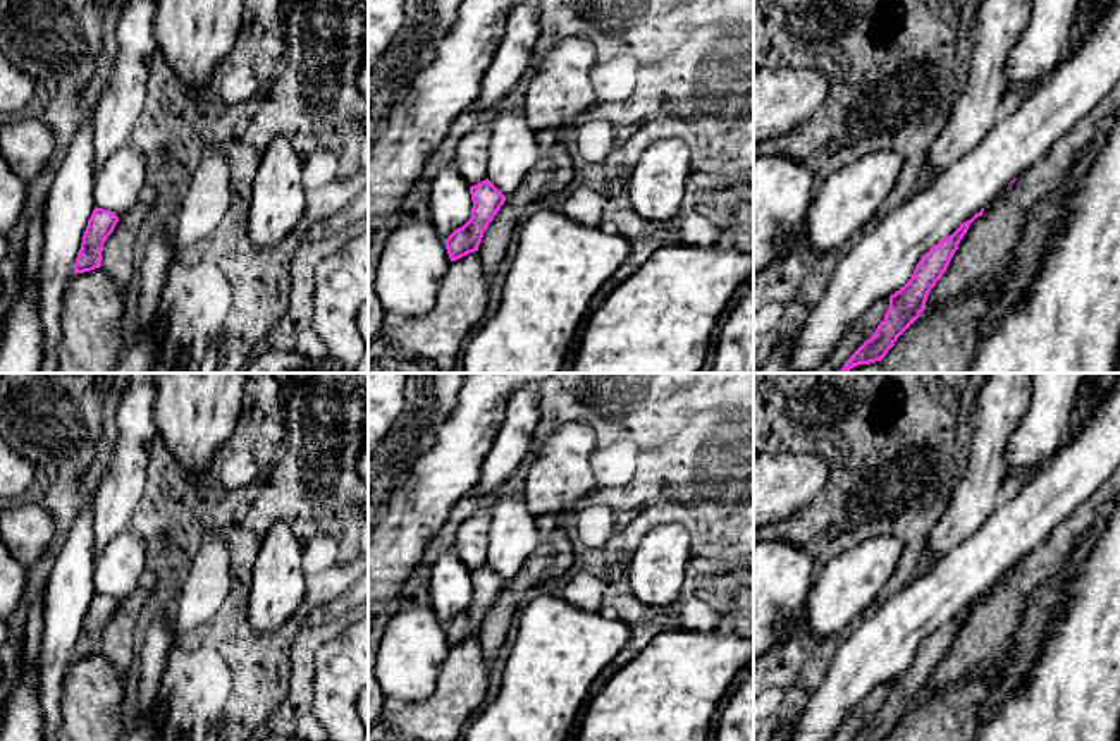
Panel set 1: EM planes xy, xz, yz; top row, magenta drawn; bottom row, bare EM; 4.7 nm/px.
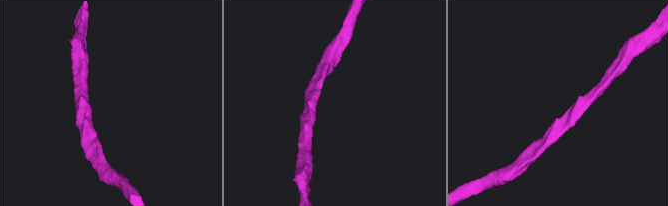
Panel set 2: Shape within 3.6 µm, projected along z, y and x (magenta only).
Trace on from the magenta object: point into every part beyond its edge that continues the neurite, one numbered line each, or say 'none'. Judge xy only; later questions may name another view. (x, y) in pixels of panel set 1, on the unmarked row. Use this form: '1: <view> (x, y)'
1: xy (117, 636)

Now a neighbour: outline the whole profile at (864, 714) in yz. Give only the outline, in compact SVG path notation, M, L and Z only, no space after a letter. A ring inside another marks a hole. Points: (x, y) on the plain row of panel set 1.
M889 683L876 686L853 710L853 713L843 720L841 727L829 741L852 741L867 724L872 722L877 710L884 705L888 693Z

